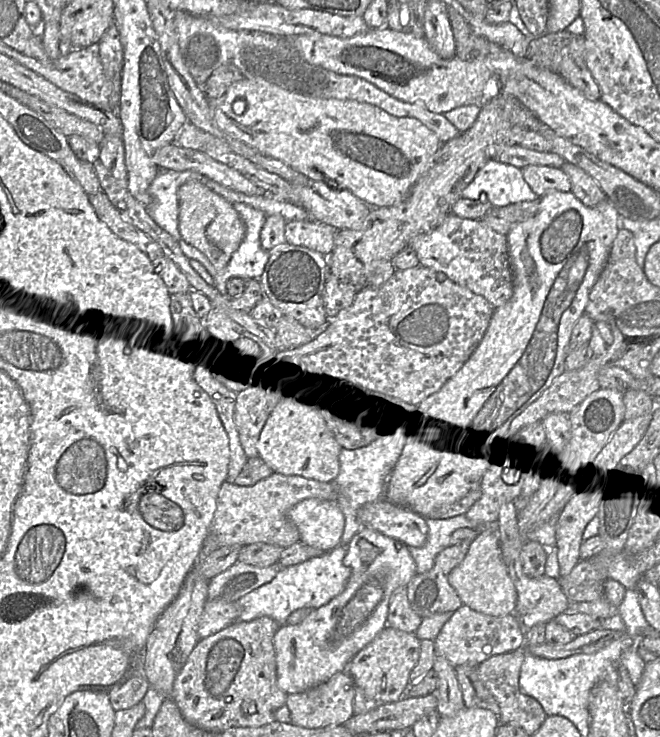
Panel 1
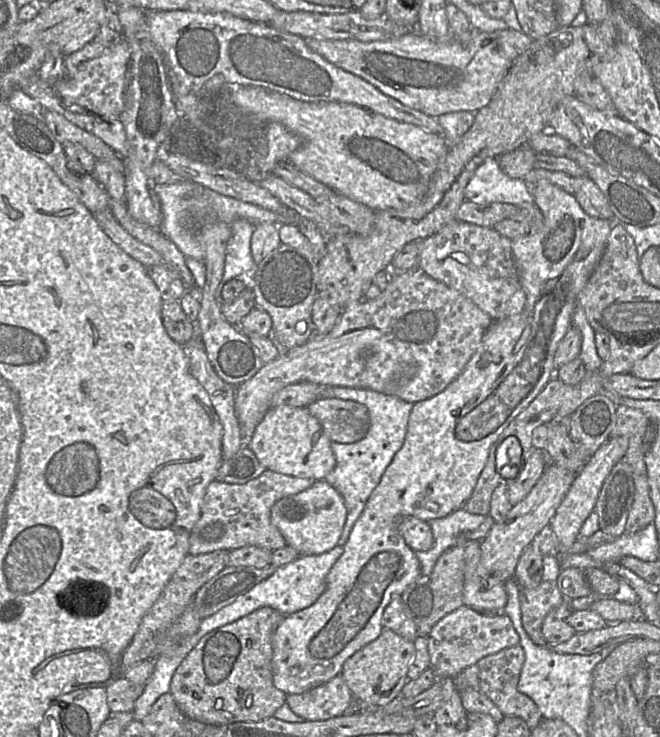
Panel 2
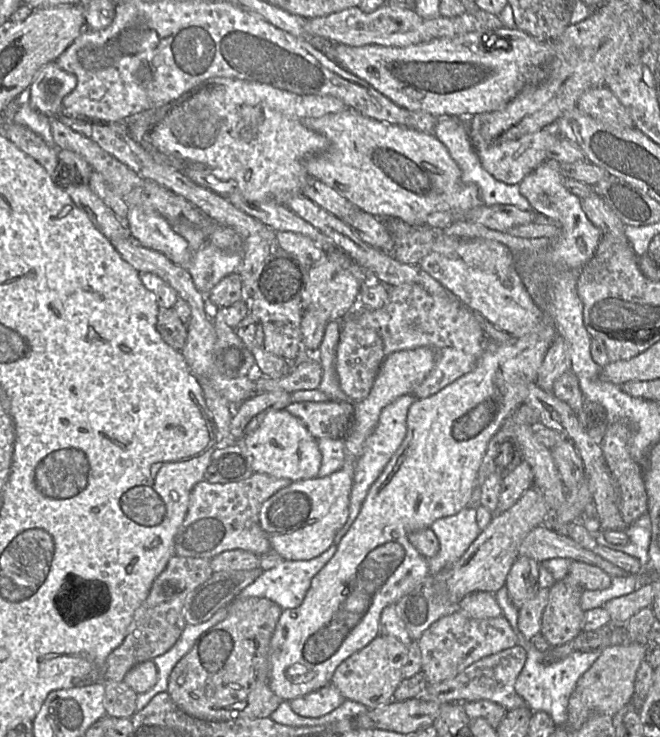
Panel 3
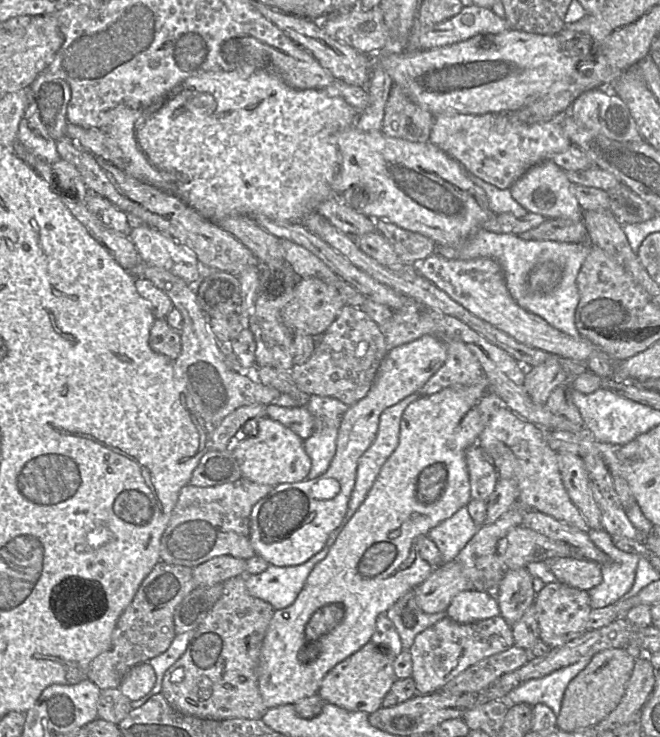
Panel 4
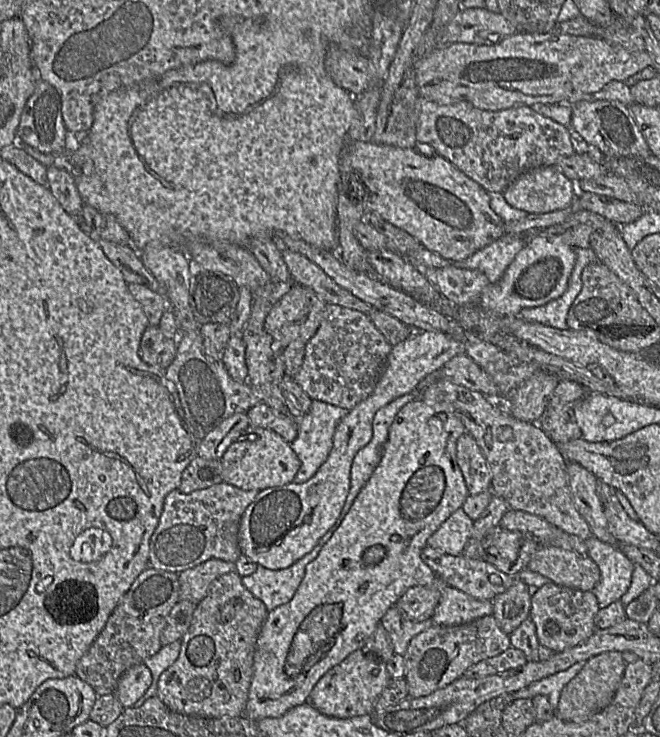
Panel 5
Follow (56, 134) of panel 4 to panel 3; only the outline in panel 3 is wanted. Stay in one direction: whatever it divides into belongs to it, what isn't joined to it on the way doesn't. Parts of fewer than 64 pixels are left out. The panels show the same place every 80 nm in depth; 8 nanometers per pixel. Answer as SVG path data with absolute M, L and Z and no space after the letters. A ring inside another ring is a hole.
M53 61L38 72L27 91L27 98L31 107L38 112L49 118L58 117L63 110L63 99L76 85L76 76L67 73Z

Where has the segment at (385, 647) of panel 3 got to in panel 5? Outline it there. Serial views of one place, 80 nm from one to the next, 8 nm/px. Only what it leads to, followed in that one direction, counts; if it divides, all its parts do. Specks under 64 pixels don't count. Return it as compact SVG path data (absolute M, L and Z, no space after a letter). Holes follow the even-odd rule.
M357 649L319 679L308 703L321 714L339 719L372 715L375 703L390 678L386 662L366 650Z

